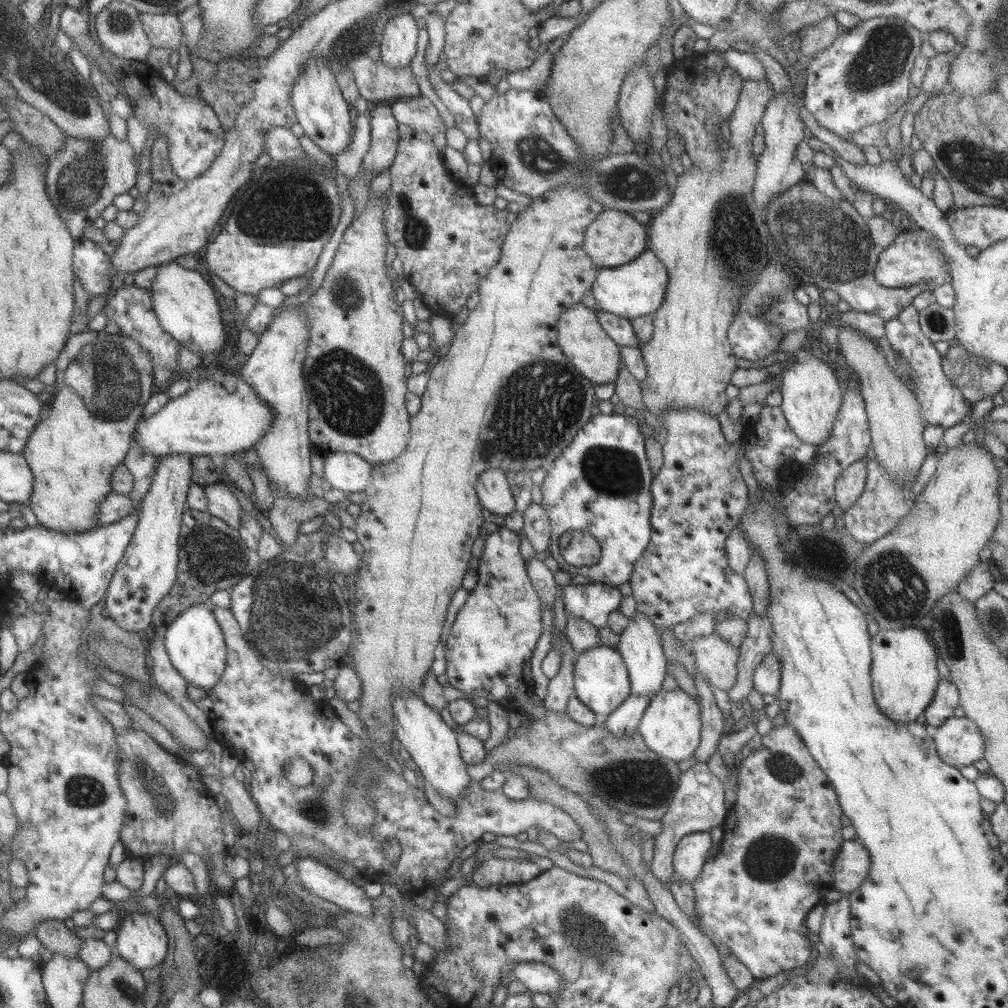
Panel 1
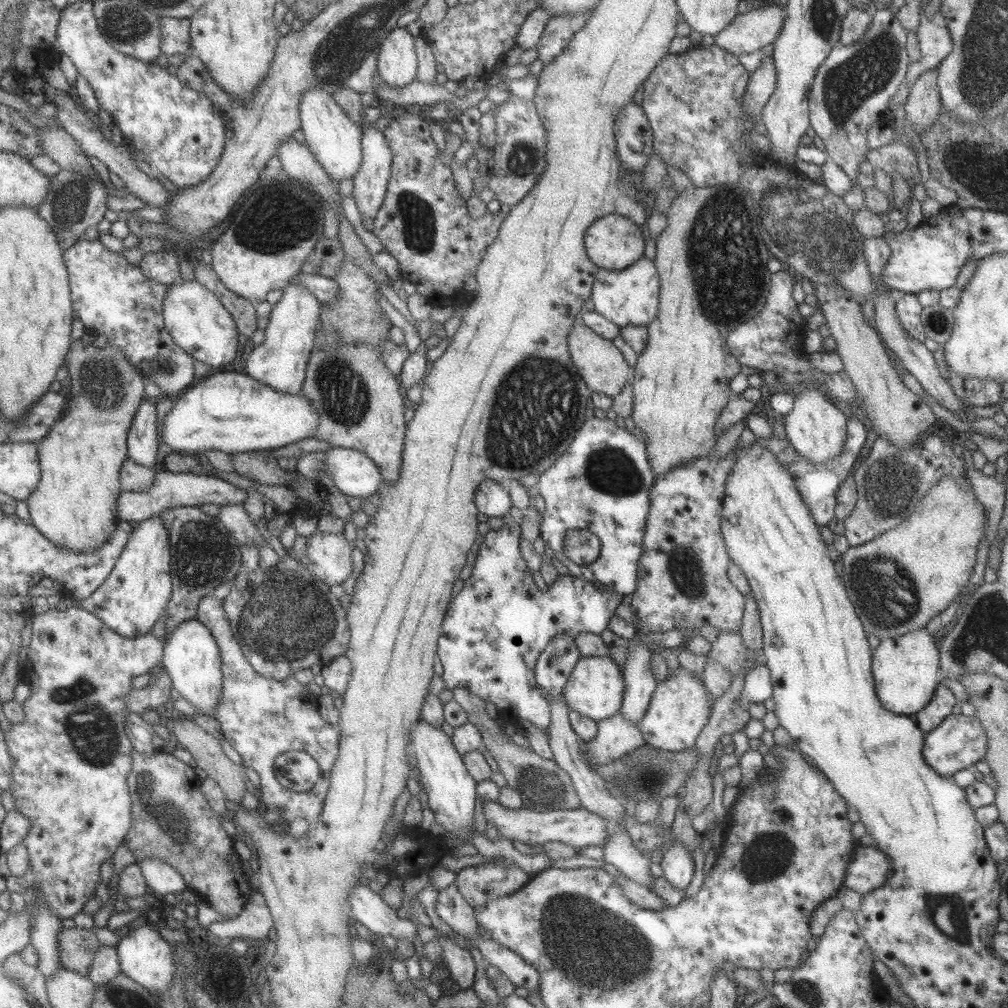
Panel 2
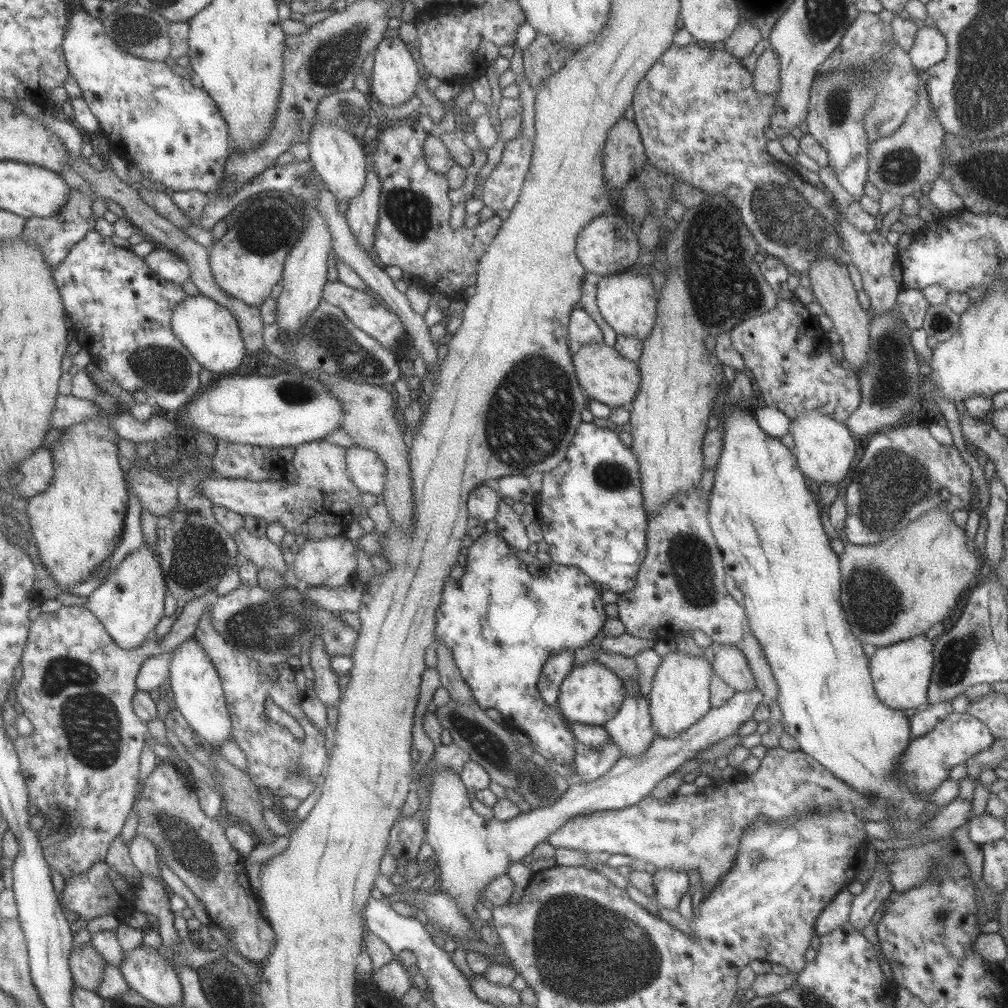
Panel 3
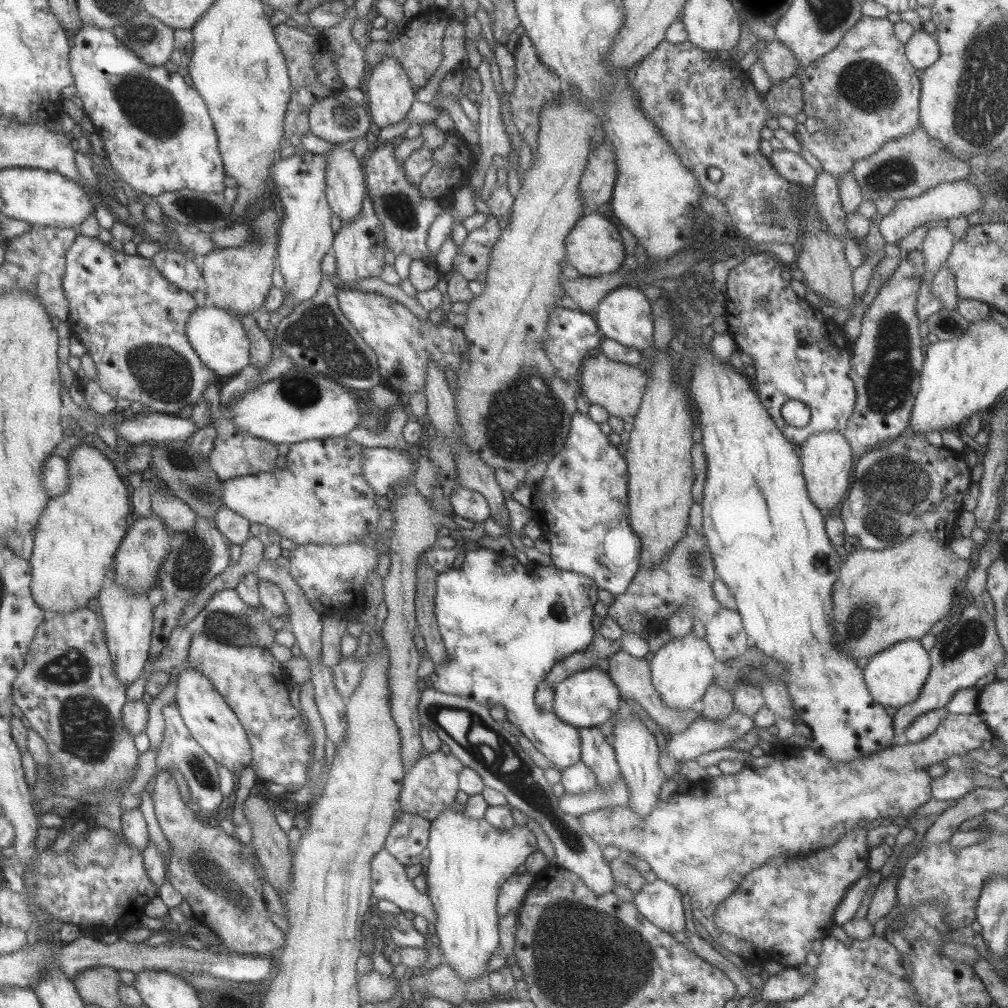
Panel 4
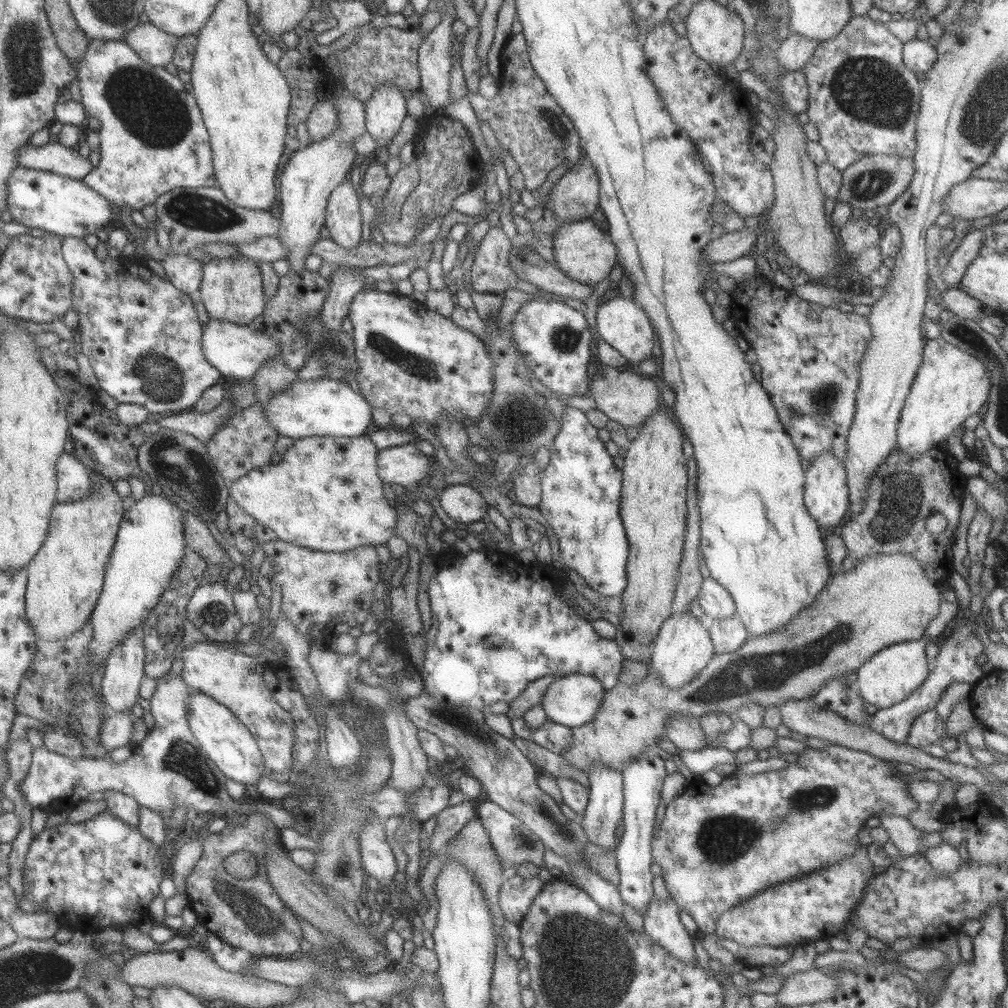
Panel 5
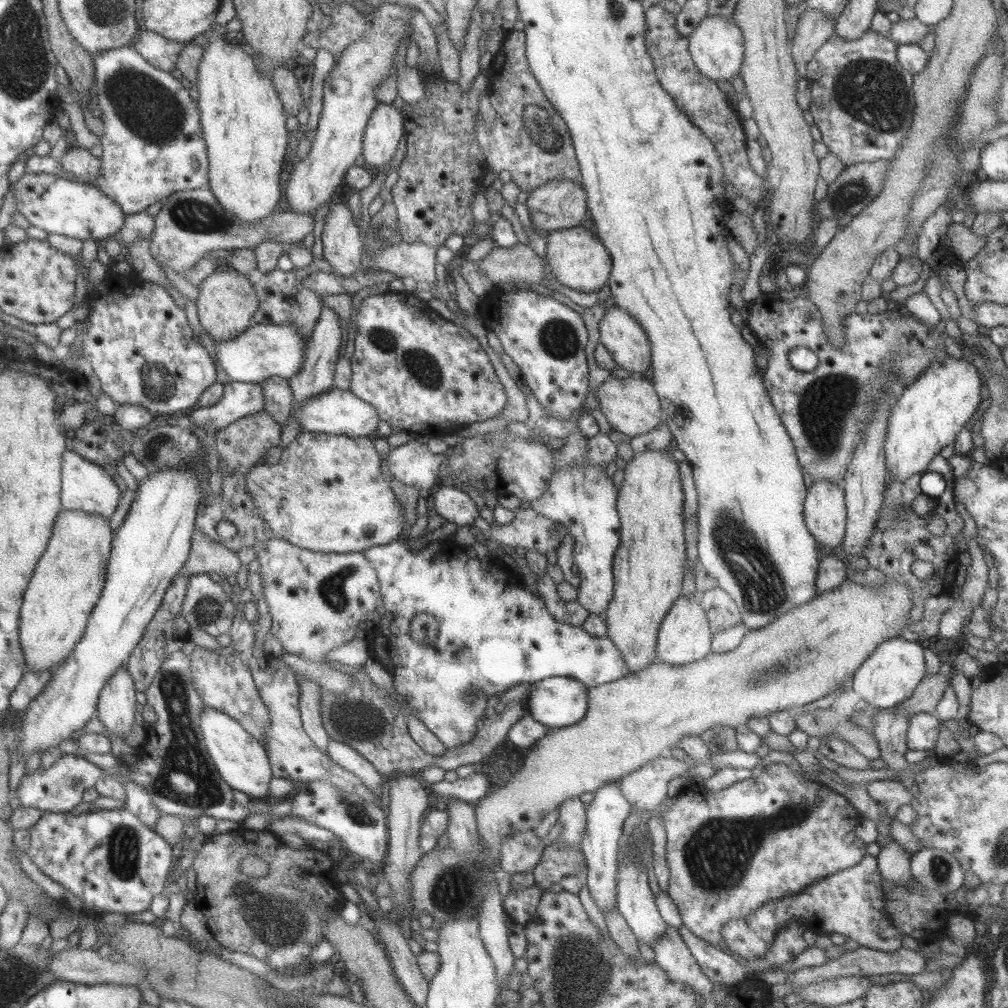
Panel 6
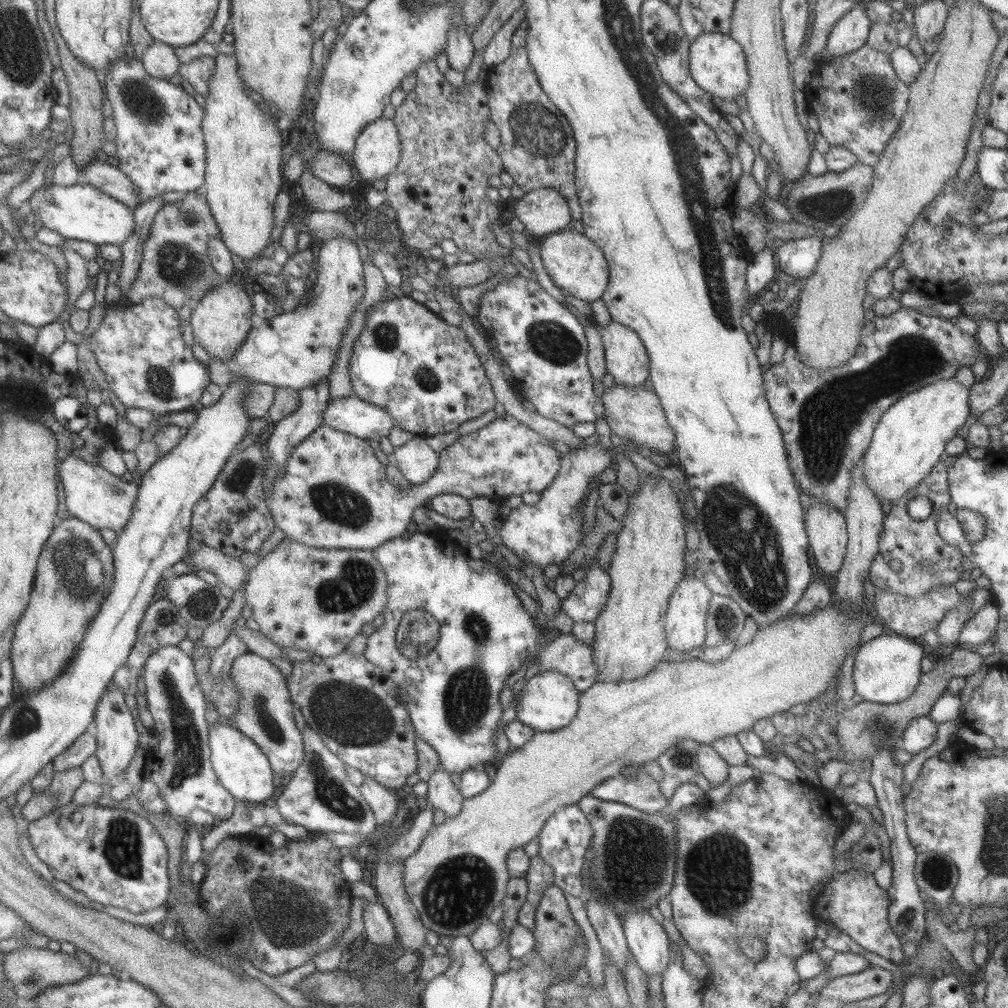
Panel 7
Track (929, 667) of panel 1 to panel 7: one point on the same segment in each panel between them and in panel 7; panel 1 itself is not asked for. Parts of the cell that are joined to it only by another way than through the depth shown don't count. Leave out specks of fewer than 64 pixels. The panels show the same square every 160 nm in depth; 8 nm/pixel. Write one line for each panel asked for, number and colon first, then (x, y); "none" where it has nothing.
2: (905, 669)
3: (901, 671)
4: (893, 677)
5: (890, 675)
6: (889, 674)
7: (886, 669)

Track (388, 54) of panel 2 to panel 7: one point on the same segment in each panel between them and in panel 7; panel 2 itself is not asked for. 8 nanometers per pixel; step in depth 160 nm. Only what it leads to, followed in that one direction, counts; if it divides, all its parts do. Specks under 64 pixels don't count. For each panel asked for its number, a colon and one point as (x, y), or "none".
3: (394, 75)
4: (388, 96)
5: (384, 111)
6: (384, 128)
7: (376, 151)

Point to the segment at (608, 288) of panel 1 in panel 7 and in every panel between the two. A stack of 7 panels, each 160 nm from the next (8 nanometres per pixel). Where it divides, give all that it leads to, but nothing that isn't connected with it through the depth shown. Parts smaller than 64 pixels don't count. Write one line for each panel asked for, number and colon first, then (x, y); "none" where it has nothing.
2: (625, 297)
3: (627, 302)
4: (624, 315)
5: (620, 323)
6: (626, 342)
7: (626, 361)

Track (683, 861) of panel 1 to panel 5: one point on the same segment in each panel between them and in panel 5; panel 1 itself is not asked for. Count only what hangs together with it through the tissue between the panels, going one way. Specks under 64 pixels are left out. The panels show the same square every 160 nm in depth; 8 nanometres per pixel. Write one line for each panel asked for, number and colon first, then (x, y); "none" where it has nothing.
2: (676, 864)
3: (670, 885)
4: (658, 902)
5: (661, 924)

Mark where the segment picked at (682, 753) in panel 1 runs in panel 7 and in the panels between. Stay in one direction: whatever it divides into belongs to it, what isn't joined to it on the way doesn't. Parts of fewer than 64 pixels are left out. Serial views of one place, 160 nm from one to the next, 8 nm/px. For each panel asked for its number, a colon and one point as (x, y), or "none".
2: (678, 708)
3: (679, 695)
4: (681, 669)
5: (682, 647)
6: (683, 636)
7: (684, 627)

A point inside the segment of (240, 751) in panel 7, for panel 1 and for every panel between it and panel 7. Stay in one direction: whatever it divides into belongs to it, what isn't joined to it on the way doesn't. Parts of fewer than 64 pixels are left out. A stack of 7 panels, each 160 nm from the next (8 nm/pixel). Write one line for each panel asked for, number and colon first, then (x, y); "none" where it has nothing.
1: (194, 643)
2: (190, 657)
3: (197, 693)
4: (211, 722)
5: (224, 739)
6: (242, 763)

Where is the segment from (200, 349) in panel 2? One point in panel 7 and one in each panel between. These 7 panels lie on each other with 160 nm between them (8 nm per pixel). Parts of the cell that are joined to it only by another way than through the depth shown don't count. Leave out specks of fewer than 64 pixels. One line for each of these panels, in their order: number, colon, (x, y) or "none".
3: (208, 331)
4: (217, 337)
5: (234, 350)
6: (261, 351)
7: (297, 349)

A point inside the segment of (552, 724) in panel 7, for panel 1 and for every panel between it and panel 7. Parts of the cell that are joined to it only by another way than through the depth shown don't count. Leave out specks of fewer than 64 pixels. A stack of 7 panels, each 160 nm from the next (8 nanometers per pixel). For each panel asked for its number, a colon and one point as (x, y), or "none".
1: (600, 680)
2: (594, 688)
3: (591, 694)
4: (588, 698)
5: (570, 700)
6: (555, 702)

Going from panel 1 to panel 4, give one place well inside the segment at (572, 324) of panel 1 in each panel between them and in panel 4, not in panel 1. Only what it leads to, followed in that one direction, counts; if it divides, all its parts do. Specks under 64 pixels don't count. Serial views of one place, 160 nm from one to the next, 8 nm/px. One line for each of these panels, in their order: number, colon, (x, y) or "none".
2: (599, 363)
3: (603, 375)
4: (618, 388)

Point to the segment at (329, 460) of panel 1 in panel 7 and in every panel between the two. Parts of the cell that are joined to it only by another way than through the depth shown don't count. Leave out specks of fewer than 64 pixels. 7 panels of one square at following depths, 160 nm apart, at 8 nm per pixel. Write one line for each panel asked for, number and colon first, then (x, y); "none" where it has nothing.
2: (353, 473)
3: (366, 470)
4: (381, 466)
5: (404, 464)
6: (412, 463)
7: (417, 462)

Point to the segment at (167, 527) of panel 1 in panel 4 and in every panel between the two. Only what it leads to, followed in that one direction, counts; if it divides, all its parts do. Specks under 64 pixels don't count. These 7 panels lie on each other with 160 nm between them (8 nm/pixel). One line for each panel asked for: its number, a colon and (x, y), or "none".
2: (135, 594)
3: (129, 603)
4: (127, 616)

